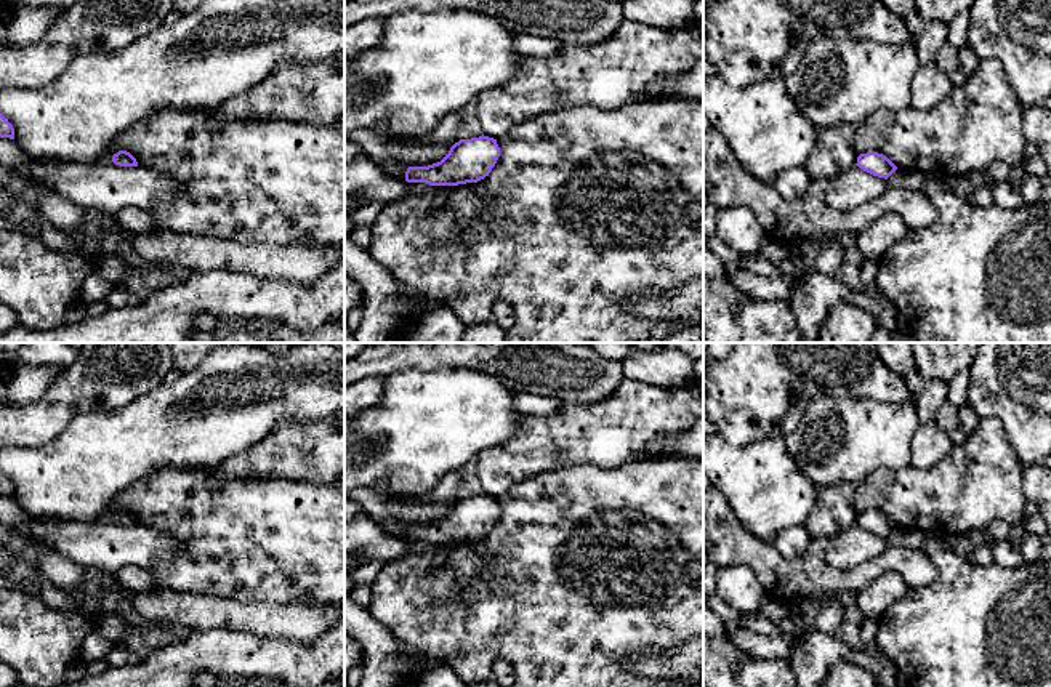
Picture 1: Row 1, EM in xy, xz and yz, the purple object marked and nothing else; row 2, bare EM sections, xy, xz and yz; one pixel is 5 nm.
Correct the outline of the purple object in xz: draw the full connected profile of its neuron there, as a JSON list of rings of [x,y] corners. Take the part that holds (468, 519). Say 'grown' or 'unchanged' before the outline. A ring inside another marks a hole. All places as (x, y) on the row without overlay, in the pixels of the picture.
unchanged | [[[479,495],[460,498],[437,522],[428,525],[409,525],[407,541],[426,541],[429,544],[458,544],[477,541],[489,535],[500,516],[497,498]]]

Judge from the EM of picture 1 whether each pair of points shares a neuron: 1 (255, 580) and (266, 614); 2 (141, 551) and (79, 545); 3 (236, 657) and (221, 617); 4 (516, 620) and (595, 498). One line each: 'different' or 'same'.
1: different
2: same
3: different
4: same

